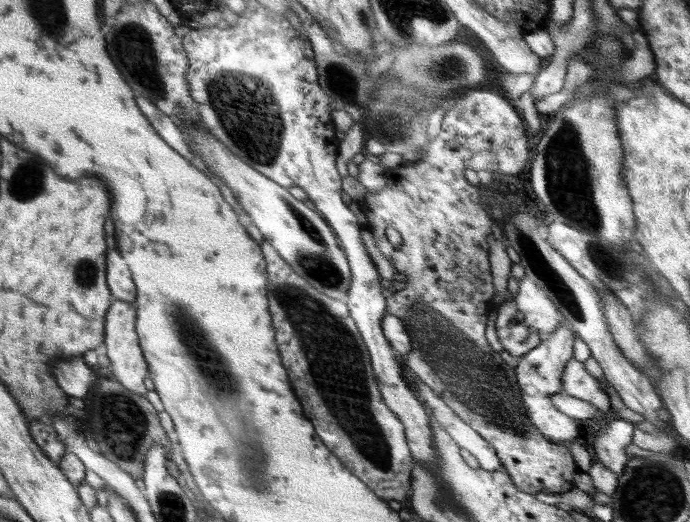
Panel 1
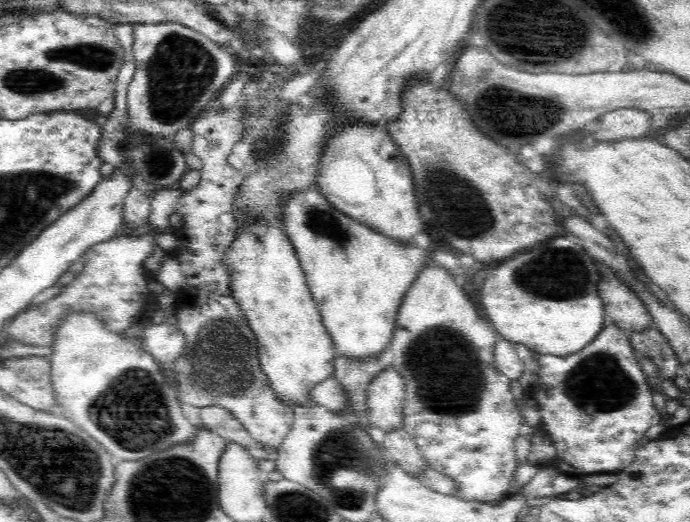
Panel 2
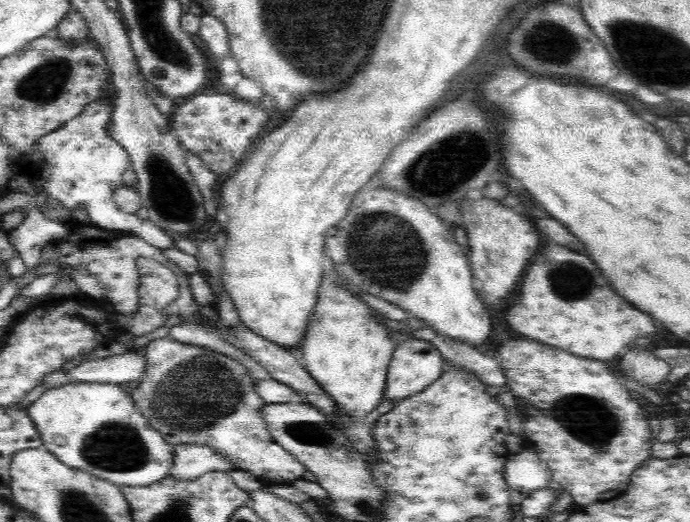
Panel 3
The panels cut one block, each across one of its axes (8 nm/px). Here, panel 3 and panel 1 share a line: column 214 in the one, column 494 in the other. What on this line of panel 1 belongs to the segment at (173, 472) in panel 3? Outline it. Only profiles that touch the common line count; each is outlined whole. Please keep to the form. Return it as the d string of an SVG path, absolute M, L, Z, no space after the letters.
M416 382L416 390L431 416L452 437L459 448L470 452L482 469L490 472L503 470L494 447L487 440L456 415L426 384Z

